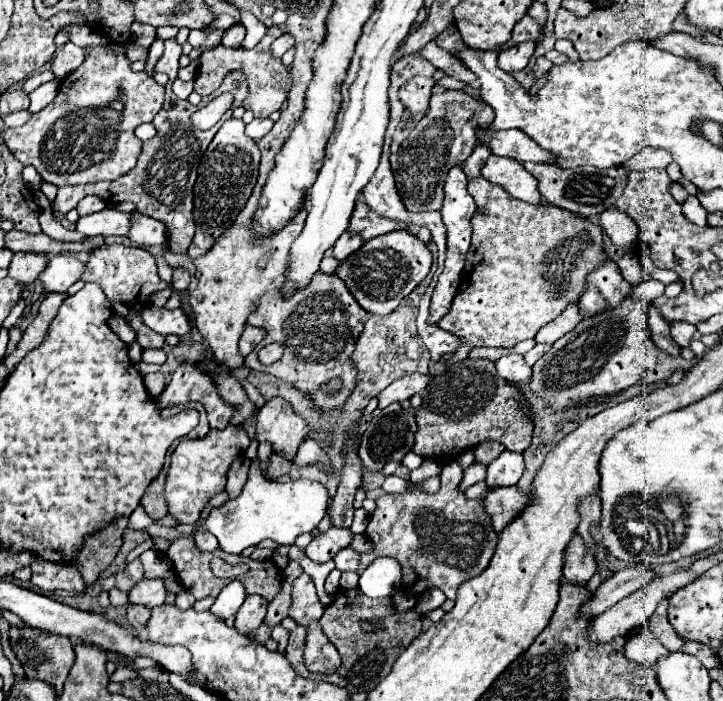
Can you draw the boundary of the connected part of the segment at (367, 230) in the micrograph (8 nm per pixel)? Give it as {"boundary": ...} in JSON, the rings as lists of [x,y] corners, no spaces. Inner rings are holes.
{"boundary":[[[356,202],[354,214],[350,218],[350,230],[360,234],[364,240],[388,234],[392,230],[408,230],[406,222],[396,222],[372,212],[364,202]]]}

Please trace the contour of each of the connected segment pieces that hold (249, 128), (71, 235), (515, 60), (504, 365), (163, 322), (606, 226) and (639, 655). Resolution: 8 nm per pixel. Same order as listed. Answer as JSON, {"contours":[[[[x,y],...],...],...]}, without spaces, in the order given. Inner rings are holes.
{"contours":[[[[254,118],[250,124],[246,124],[246,134],[248,134],[248,138],[252,138],[252,140],[260,140],[260,138],[264,138],[268,132],[270,132],[270,128],[272,128],[272,120],[270,118]]],[[[51,208],[41,210],[39,214],[39,222],[42,232],[48,236],[62,241],[83,241],[86,237],[77,232],[76,230],[71,231],[62,226],[60,221],[54,220],[54,216],[51,214]]],[[[528,40],[528,42],[522,42],[522,44],[516,44],[512,48],[506,48],[498,54],[498,66],[504,70],[504,72],[518,72],[518,70],[524,70],[532,58],[536,50],[536,42]]],[[[506,354],[500,360],[496,360],[498,374],[506,382],[524,382],[532,376],[532,368],[524,362],[524,354]]],[[[148,306],[142,312],[142,320],[144,320],[144,324],[148,328],[152,328],[160,336],[174,334],[174,336],[182,338],[182,336],[186,336],[190,332],[190,322],[188,322],[188,316],[184,314],[182,308],[166,310],[166,308]]],[[[614,206],[604,210],[604,214],[598,214],[598,224],[610,236],[610,240],[616,246],[624,248],[626,252],[632,250],[632,246],[638,240],[638,228],[632,222],[632,218],[628,214],[624,214],[624,212],[616,210]]],[[[647,627],[633,629],[628,635],[626,642],[626,658],[642,664],[642,666],[654,666],[660,658],[668,656],[670,652],[666,652],[666,648],[660,644],[660,640],[656,640],[654,635]]]]}

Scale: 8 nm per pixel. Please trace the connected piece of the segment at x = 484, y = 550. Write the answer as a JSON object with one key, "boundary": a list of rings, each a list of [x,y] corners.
{"boundary":[[[452,462],[450,466],[446,464],[442,468],[440,490],[434,494],[410,488],[404,494],[380,496],[376,500],[378,508],[366,528],[372,550],[360,554],[360,568],[356,572],[362,574],[362,570],[374,562],[374,558],[390,556],[400,562],[402,586],[410,594],[418,596],[426,590],[440,588],[446,598],[454,600],[462,582],[486,570],[498,542],[492,520],[488,514],[484,514],[484,502],[480,498],[468,500],[464,492],[460,492],[458,486],[462,476],[464,470],[458,466],[458,462]]]}

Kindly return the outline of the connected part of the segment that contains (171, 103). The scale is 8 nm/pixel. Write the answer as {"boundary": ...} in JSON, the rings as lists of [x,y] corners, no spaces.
{"boundary":[[[174,38],[166,40],[164,44],[166,44],[166,48],[164,48],[162,58],[156,64],[156,72],[166,72],[170,80],[166,84],[164,106],[152,120],[152,124],[156,128],[156,136],[144,142],[144,150],[140,152],[138,164],[128,174],[120,176],[116,182],[98,182],[98,184],[86,184],[86,186],[60,188],[58,196],[56,196],[56,210],[64,212],[64,214],[70,212],[72,208],[76,208],[76,204],[86,194],[96,194],[102,200],[112,202],[112,204],[124,202],[126,198],[134,200],[140,214],[158,218],[168,226],[170,252],[180,254],[180,252],[188,250],[192,236],[194,236],[194,228],[196,228],[192,210],[194,210],[194,182],[196,182],[196,172],[198,172],[198,160],[206,152],[214,134],[218,132],[220,122],[210,130],[198,130],[196,126],[192,126],[190,116],[196,110],[196,106],[192,106],[186,100],[176,98],[172,92],[172,82],[178,76],[178,58],[182,54],[182,46],[178,46]]]}

